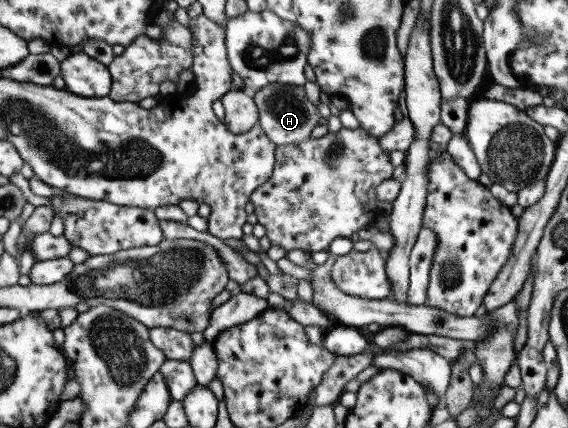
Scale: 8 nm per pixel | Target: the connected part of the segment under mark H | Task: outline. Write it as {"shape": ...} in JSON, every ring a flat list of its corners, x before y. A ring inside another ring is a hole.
{"shape":[[268,83,262,89,253,92,252,96,252,101,257,107,257,124,275,146,306,140,310,130,318,124,320,115,317,109,314,109,314,105,306,99,302,85,294,87,286,83]]}

